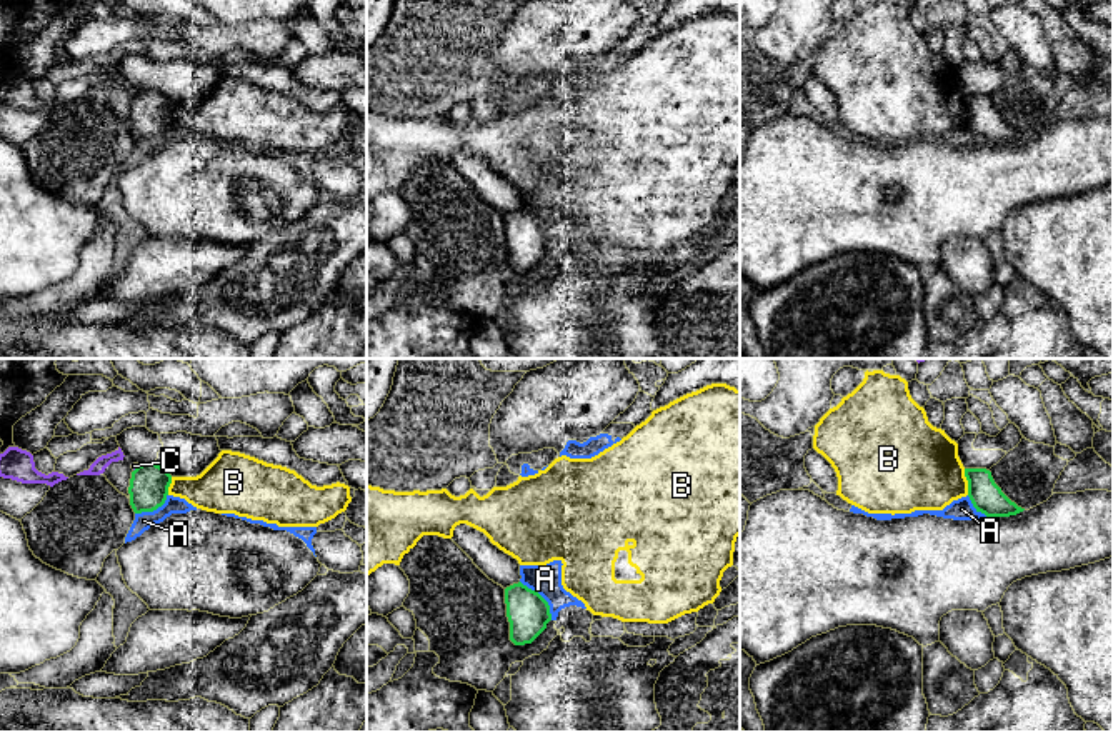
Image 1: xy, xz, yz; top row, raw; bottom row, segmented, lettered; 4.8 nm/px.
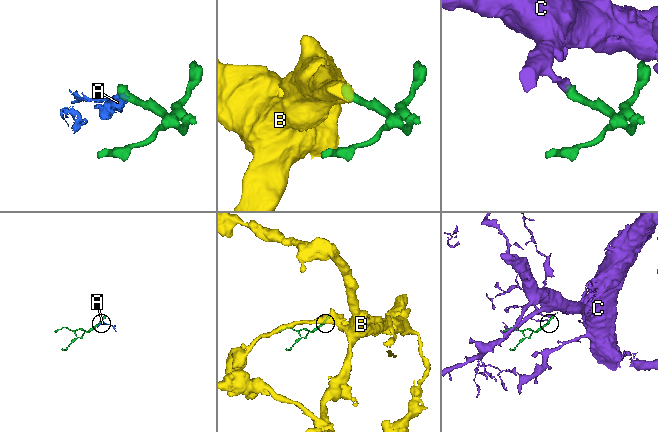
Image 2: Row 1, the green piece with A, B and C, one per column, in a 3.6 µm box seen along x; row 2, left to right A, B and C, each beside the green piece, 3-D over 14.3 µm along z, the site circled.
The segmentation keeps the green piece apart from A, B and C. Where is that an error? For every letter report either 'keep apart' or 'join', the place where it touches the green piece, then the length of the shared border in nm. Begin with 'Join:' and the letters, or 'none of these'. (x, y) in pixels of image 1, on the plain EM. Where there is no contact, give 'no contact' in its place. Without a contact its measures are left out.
Join: none of these
A: keep apart | xz (542, 224) | 240 nm
B: keep apart | yz (968, 109) | 130 nm
C: keep apart | xy (135, 95) | 40 nm

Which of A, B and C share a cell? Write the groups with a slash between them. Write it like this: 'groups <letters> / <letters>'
groups A / B / C

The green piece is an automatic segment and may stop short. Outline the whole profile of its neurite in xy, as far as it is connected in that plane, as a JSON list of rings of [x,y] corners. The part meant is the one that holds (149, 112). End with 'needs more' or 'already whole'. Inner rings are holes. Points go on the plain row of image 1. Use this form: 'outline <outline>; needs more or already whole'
outline [[[142,90],[132,98],[130,132],[135,140],[153,138],[162,133],[168,122],[172,102],[157,90]]]; already whole

